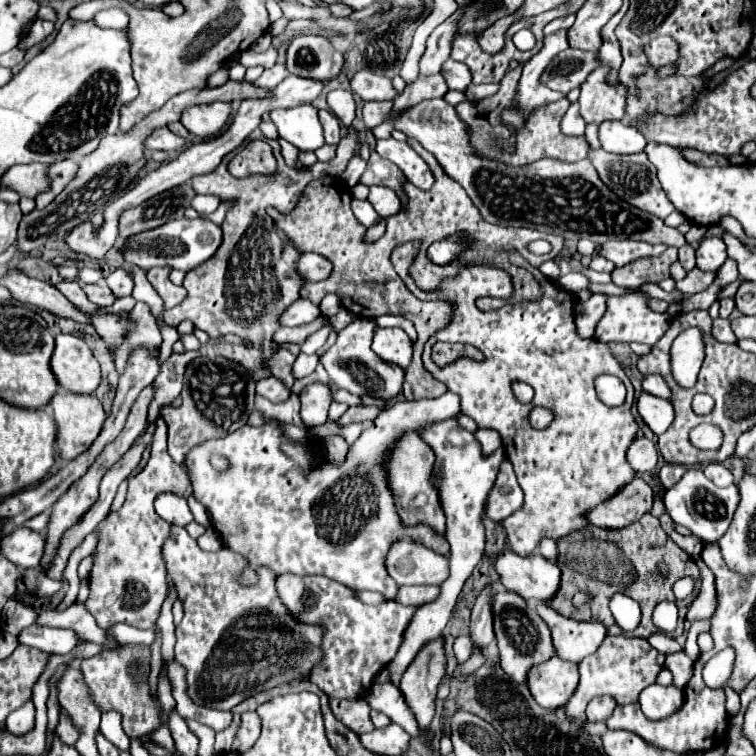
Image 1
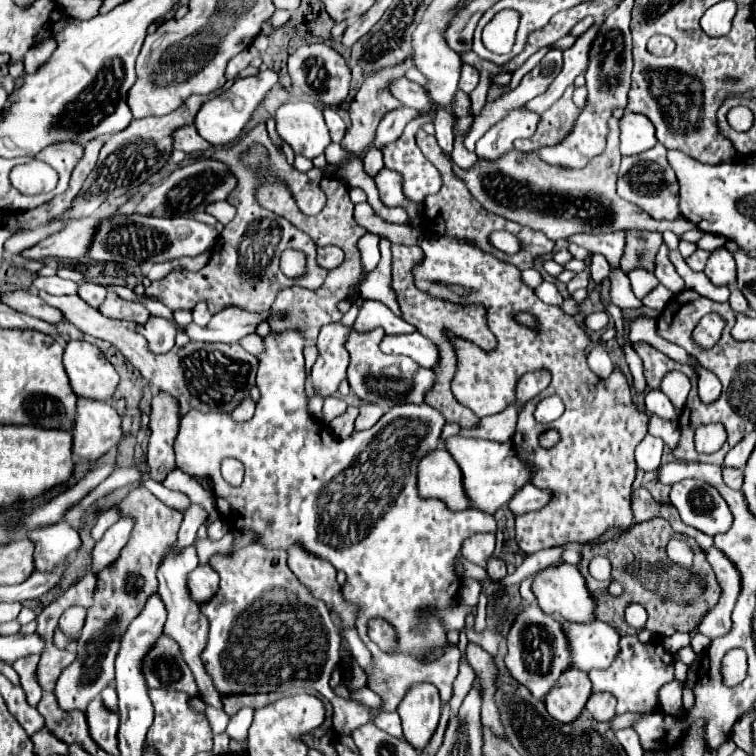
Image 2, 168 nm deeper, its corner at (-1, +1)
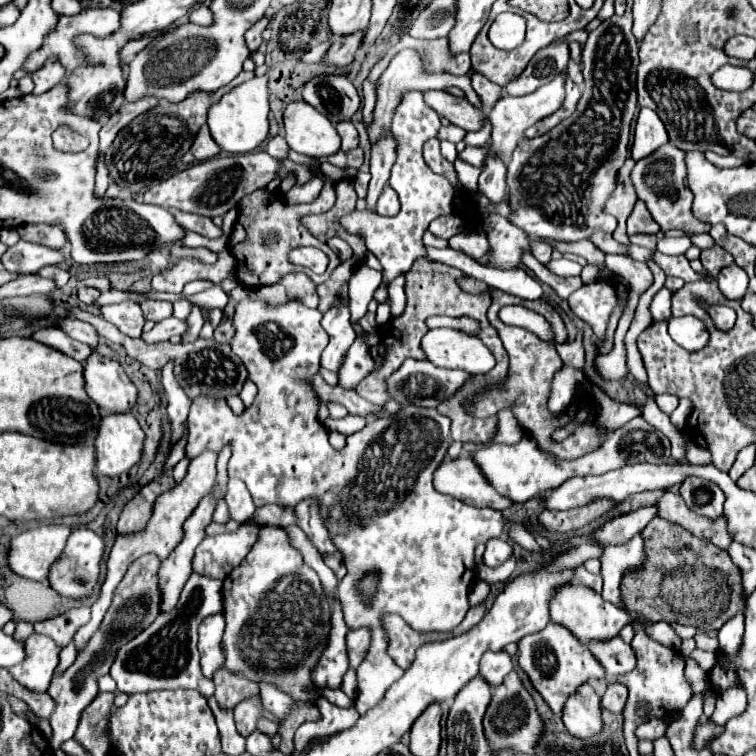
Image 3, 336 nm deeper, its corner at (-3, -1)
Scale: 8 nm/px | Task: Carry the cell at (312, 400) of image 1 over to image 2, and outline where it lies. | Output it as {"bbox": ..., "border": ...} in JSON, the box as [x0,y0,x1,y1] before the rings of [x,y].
{"bbox":[311,323,351,397],"border":[[[343,323],[323,325],[317,337],[319,357],[311,367],[311,379],[321,397],[329,397],[337,391],[339,383],[347,375],[349,353],[345,349],[345,341],[351,333],[351,327]]]}

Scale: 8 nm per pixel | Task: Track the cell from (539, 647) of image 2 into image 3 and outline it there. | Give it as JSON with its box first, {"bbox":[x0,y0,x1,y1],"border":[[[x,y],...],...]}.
{"bbox":[517,621,605,715],"border":[[[551,621],[551,623],[547,623],[545,629],[533,633],[533,635],[525,635],[525,639],[521,639],[517,643],[517,647],[519,647],[519,651],[517,651],[519,667],[529,677],[533,687],[541,693],[541,697],[545,699],[545,703],[551,707],[551,711],[555,715],[561,715],[563,703],[581,683],[585,683],[591,677],[595,677],[595,679],[605,677],[603,667],[591,655],[587,645],[583,645],[577,637],[573,637],[569,633],[567,627],[561,627],[559,623]]]}

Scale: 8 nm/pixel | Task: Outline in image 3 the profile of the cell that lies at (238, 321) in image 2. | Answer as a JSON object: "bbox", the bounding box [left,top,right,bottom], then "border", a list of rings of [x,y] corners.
{"bbox":[141,317,187,343],"border":[[[169,317],[161,323],[157,323],[151,331],[145,331],[141,337],[147,341],[147,343],[155,343],[155,341],[167,341],[169,337],[173,335],[185,335],[187,333],[187,323],[185,321],[179,321],[175,317]]]}

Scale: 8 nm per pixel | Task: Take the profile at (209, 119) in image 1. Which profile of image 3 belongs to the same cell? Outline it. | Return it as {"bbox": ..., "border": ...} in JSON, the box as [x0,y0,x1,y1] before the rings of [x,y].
{"bbox":[207,77,269,153],"border":[[[253,77],[237,87],[233,87],[229,93],[221,97],[221,101],[213,103],[207,113],[207,125],[211,129],[213,141],[227,153],[251,153],[255,147],[263,143],[263,139],[269,133],[269,77]]]}

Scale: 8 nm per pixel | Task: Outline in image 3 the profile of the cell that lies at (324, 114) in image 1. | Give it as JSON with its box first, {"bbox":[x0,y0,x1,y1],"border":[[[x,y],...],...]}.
{"bbox":[335,121,359,151],"border":[[[341,121],[335,125],[339,137],[341,137],[341,149],[349,151],[349,149],[355,149],[357,143],[359,143],[359,137],[357,137],[357,129],[353,127],[351,121]]]}

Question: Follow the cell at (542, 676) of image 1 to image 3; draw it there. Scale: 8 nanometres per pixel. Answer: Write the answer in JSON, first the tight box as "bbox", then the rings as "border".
{"bbox":[563,683,601,737],"border":[[[583,683],[573,695],[569,695],[563,711],[563,723],[575,737],[591,737],[601,731],[601,705],[599,695],[589,683]]]}

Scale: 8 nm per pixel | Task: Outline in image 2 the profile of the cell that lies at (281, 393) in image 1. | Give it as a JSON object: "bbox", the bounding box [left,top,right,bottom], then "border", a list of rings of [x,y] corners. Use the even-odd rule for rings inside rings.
{"bbox":[175,329,497,711],"border":[[[287,329],[287,331],[281,331],[281,333],[269,333],[267,337],[263,337],[263,343],[265,343],[265,351],[257,355],[259,359],[259,369],[257,369],[257,379],[255,379],[255,385],[259,389],[259,401],[257,401],[257,407],[255,407],[255,413],[249,421],[243,421],[243,423],[237,423],[233,421],[229,415],[225,415],[225,412],[216,409],[213,411],[197,411],[197,409],[191,409],[187,411],[183,417],[181,417],[181,429],[179,429],[179,435],[175,439],[175,457],[177,457],[177,467],[183,469],[185,473],[189,475],[199,475],[199,477],[211,477],[211,483],[213,483],[213,491],[217,495],[217,509],[219,513],[225,517],[225,521],[229,523],[229,527],[235,527],[235,529],[253,529],[259,533],[259,543],[263,545],[269,545],[269,549],[275,549],[275,547],[281,547],[281,549],[289,549],[295,541],[301,541],[301,545],[305,549],[311,549],[311,553],[315,553],[317,557],[327,557],[327,561],[331,561],[331,565],[339,571],[343,571],[347,575],[347,581],[341,587],[341,592],[345,601],[349,603],[355,603],[357,605],[357,617],[355,617],[355,627],[359,631],[359,637],[361,641],[367,645],[367,649],[371,651],[371,659],[373,659],[373,665],[371,665],[371,671],[367,673],[367,687],[371,691],[375,691],[379,697],[381,697],[381,707],[377,711],[395,711],[397,705],[401,703],[401,699],[405,697],[405,693],[409,691],[409,687],[413,683],[433,683],[437,689],[441,701],[447,703],[451,699],[451,685],[455,681],[455,677],[459,671],[459,661],[461,653],[457,647],[449,647],[445,651],[445,655],[439,659],[433,661],[433,663],[421,663],[419,657],[425,655],[427,651],[433,651],[435,647],[441,647],[445,645],[445,627],[441,623],[441,619],[435,615],[435,613],[427,613],[427,611],[439,611],[439,609],[451,609],[457,605],[457,593],[459,593],[459,587],[461,587],[461,579],[455,571],[455,559],[461,551],[461,545],[465,539],[469,539],[471,535],[475,533],[495,533],[497,531],[497,521],[491,513],[485,513],[485,511],[479,511],[479,509],[463,509],[463,511],[451,511],[441,499],[423,499],[419,497],[419,491],[417,491],[417,467],[419,467],[419,461],[431,453],[437,443],[439,443],[439,437],[441,437],[441,429],[445,425],[445,419],[441,417],[441,413],[437,409],[433,409],[431,405],[423,403],[423,405],[413,405],[413,403],[407,403],[407,405],[395,405],[391,407],[371,429],[365,429],[365,431],[357,431],[357,433],[351,433],[347,439],[337,439],[333,433],[325,431],[325,425],[321,421],[315,421],[309,411],[307,411],[307,395],[305,395],[305,359],[303,359],[303,349],[307,345],[307,339],[303,337],[303,331],[301,329]],[[227,457],[233,457],[233,459],[239,459],[243,465],[245,465],[245,479],[239,487],[233,487],[229,485],[223,477],[221,477],[221,461],[227,459]],[[371,617],[387,617],[387,621],[391,621],[391,625],[395,625],[397,633],[399,633],[399,649],[403,649],[403,653],[397,653],[397,655],[387,655],[383,653],[369,637],[367,637],[367,621]]]}

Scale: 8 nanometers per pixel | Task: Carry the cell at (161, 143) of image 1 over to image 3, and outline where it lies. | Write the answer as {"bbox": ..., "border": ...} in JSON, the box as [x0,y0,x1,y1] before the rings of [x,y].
{"bbox":[191,127,221,161],"border":[[[201,127],[201,131],[197,133],[197,139],[193,141],[193,147],[191,147],[191,153],[195,155],[197,161],[205,161],[213,155],[217,155],[221,149],[217,147],[217,143],[213,141],[211,133],[209,133],[209,127]]]}

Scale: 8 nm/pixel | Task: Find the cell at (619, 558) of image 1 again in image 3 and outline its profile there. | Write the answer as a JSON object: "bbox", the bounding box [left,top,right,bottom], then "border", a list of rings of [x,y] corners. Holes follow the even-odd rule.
{"bbox":[621,517,745,631],"border":[[[655,517],[645,529],[645,567],[625,575],[621,581],[621,597],[625,599],[625,609],[649,619],[649,621],[667,621],[679,625],[691,625],[697,631],[717,631],[725,619],[731,619],[737,611],[743,611],[745,601],[741,599],[741,573],[731,563],[725,549],[719,549],[703,539],[697,539],[683,527],[675,523],[665,523],[665,519]],[[685,545],[691,545],[693,551],[687,551]]]}

